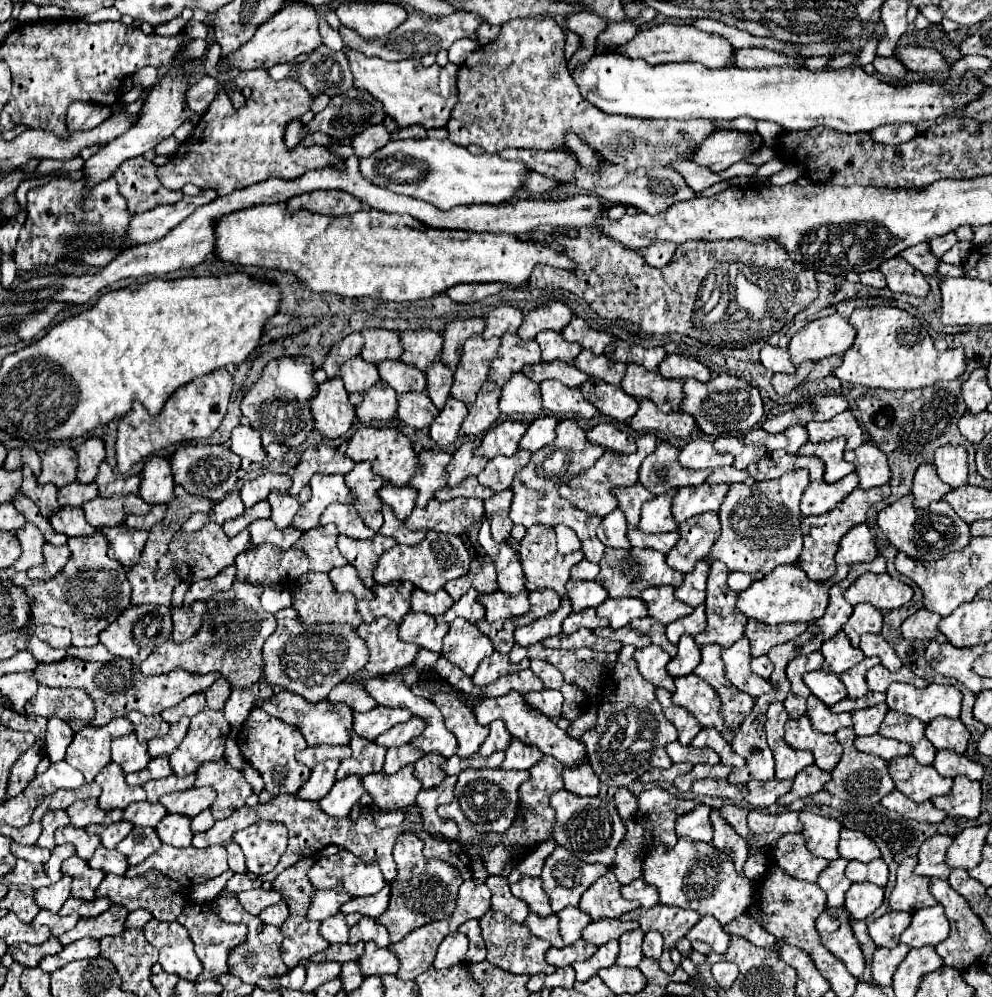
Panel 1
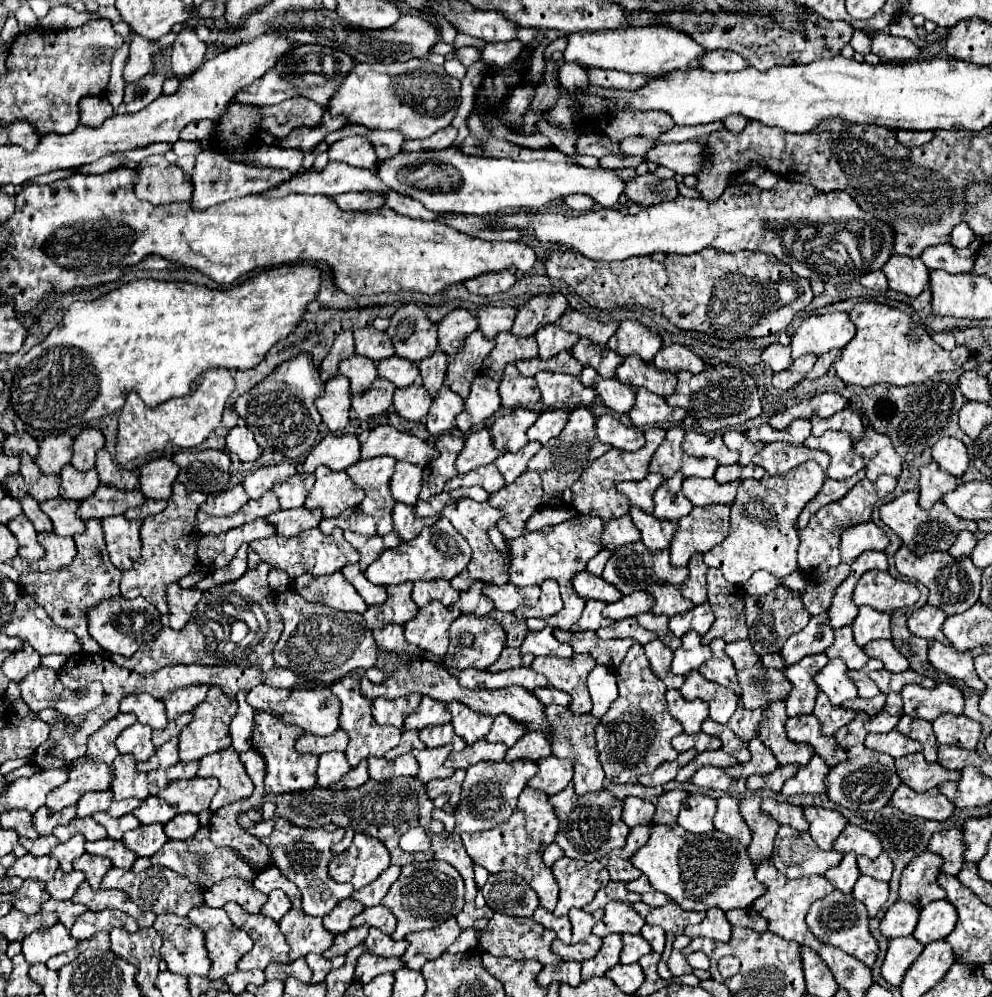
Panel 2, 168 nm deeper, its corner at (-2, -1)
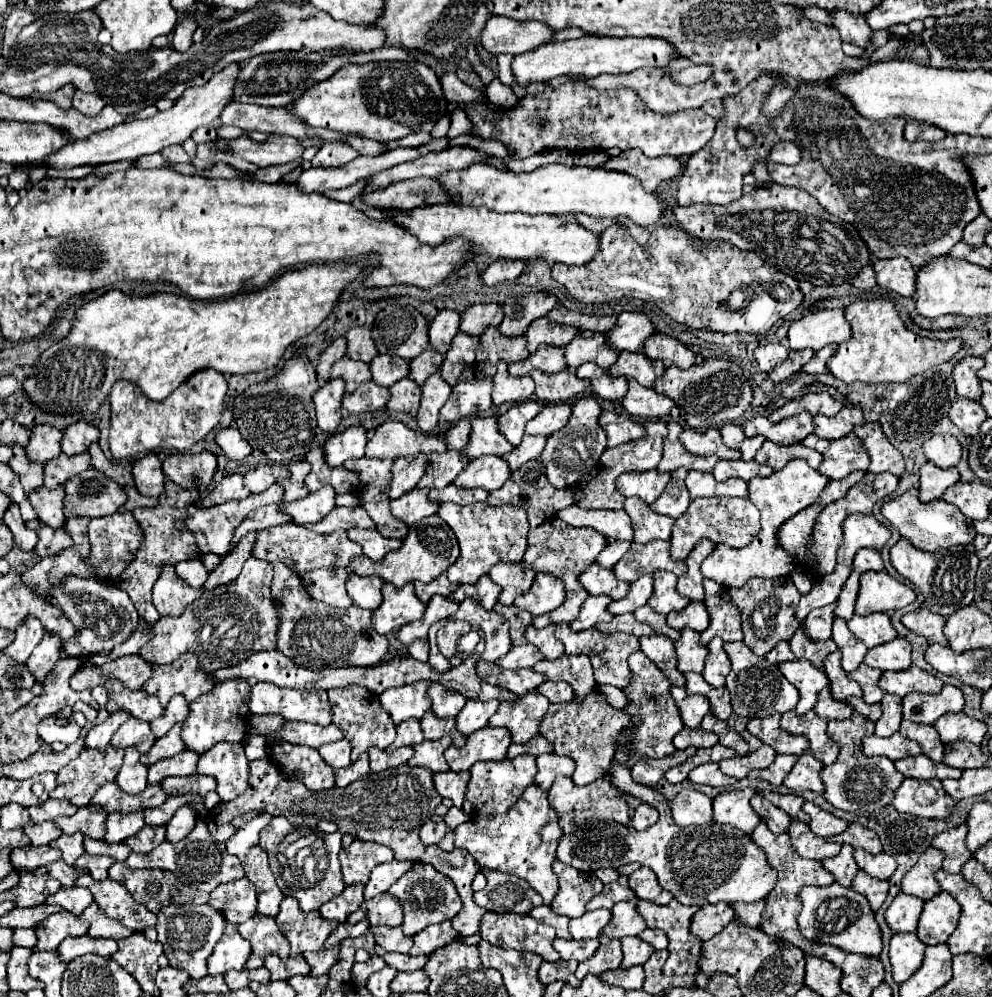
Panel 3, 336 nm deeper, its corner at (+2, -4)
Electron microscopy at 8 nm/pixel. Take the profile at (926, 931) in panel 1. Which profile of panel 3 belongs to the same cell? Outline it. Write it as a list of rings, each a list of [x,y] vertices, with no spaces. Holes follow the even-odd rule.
[[[947,891],[937,893],[923,905],[923,913],[919,917],[917,937],[925,945],[939,945],[945,943],[947,937],[955,931],[959,923],[961,907]]]

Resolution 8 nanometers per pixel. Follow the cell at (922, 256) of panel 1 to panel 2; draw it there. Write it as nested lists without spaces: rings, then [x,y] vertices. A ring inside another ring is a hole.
[[[943,244],[943,246],[929,246],[927,250],[923,250],[919,258],[929,270],[945,270],[949,274],[961,274],[973,268],[975,252],[969,248],[957,250],[951,244]]]

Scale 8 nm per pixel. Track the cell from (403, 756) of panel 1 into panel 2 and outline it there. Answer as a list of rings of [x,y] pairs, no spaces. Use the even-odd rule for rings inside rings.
[[[409,730],[409,732],[403,732],[403,734],[401,734],[399,746],[393,748],[393,750],[389,750],[389,752],[385,754],[385,758],[387,758],[387,760],[395,760],[395,758],[401,756],[401,754],[407,754],[407,752],[411,752],[411,750],[423,750],[423,748],[425,748],[425,744],[419,740],[419,732],[417,732],[417,730]]]

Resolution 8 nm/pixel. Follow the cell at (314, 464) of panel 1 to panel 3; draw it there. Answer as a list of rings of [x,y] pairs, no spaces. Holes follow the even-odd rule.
[[[361,425],[349,427],[343,433],[335,433],[325,441],[325,459],[329,467],[339,467],[347,459],[359,459],[365,455],[367,433]]]

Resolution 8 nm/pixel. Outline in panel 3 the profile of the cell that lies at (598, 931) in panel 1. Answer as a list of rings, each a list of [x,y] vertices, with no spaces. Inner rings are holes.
[[[637,897],[631,899],[631,901],[621,901],[617,903],[611,911],[613,911],[613,917],[611,921],[607,923],[607,927],[603,929],[603,933],[607,937],[613,937],[613,939],[623,939],[627,935],[639,935],[647,925],[643,921],[643,917],[639,917],[635,905],[637,905]]]

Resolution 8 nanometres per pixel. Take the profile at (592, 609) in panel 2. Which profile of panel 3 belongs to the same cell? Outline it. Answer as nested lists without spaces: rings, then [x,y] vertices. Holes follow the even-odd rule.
[[[589,595],[587,601],[581,607],[581,613],[575,621],[571,621],[571,629],[583,631],[589,627],[595,627],[601,621],[611,621],[611,613],[607,611],[607,605],[613,599],[607,595]]]

